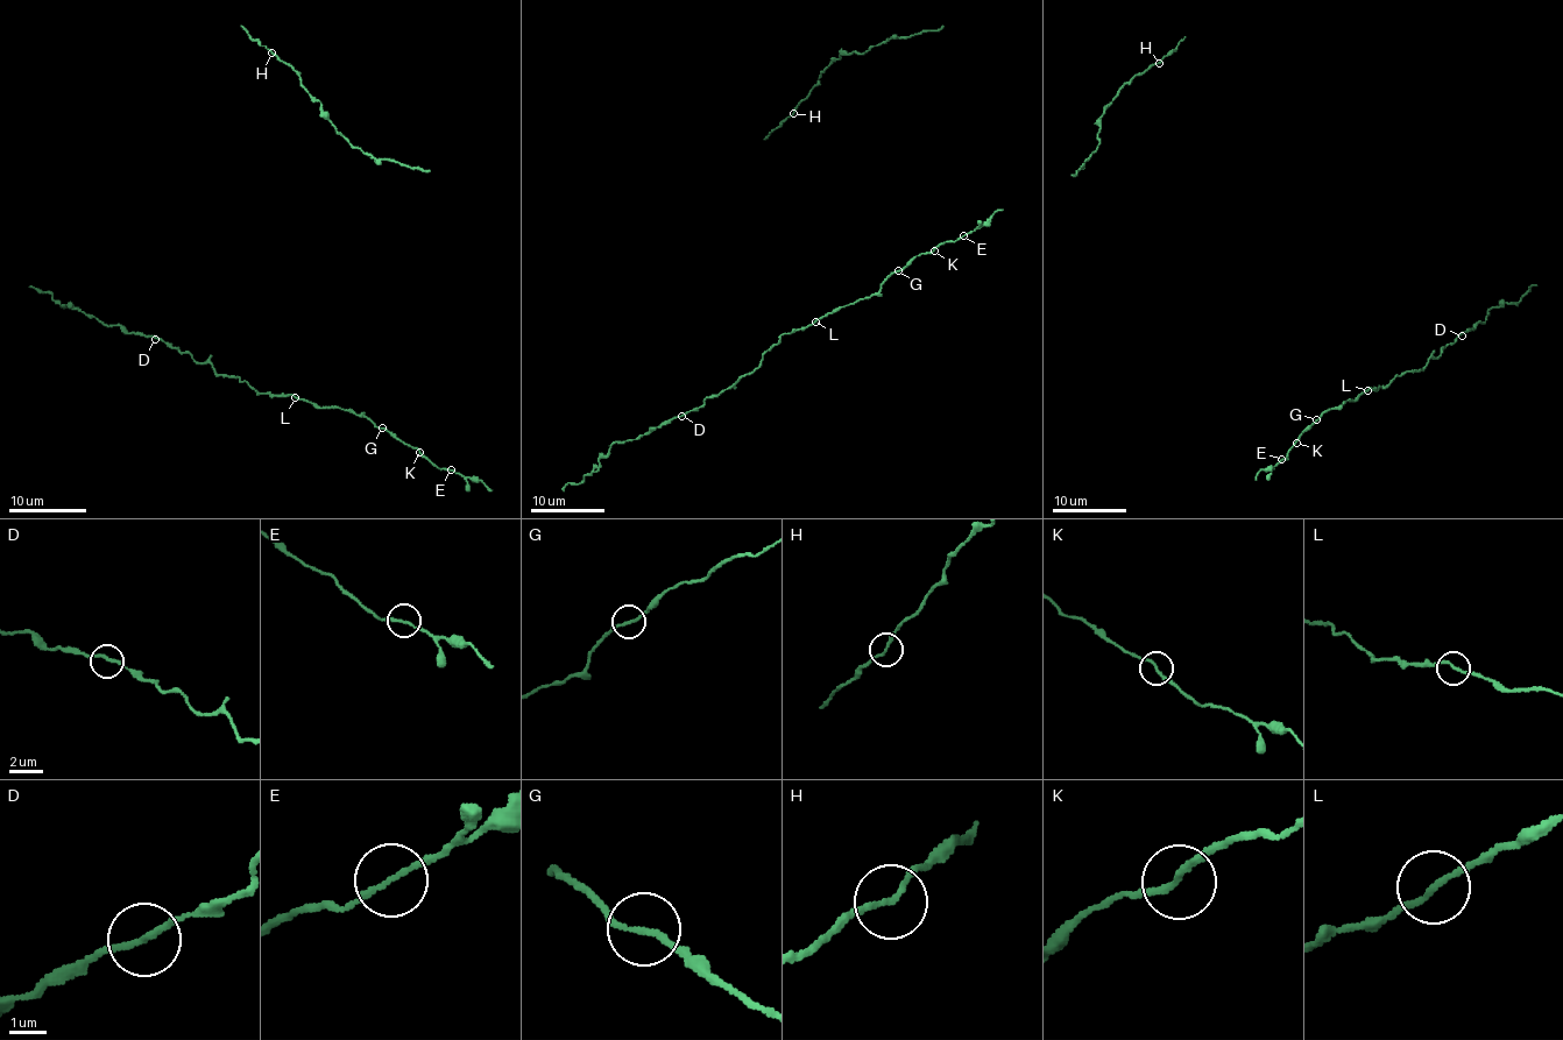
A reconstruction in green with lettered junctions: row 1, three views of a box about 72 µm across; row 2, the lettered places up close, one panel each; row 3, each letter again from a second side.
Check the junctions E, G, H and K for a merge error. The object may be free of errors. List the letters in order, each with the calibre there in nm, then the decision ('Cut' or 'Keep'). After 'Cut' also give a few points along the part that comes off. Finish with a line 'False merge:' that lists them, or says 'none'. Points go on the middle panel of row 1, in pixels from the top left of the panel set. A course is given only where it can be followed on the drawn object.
E: Thickness 160 nm. Keep
G: Thickness 160 nm. Cut. Course of the part to remove: (898, 271), (869, 297), (780, 335), (757, 367), (700, 407), (649, 434), (615, 441), (563, 492)
H: Thickness 160 nm. Keep
K: Thickness 170 nm. Keep
False merge: G

